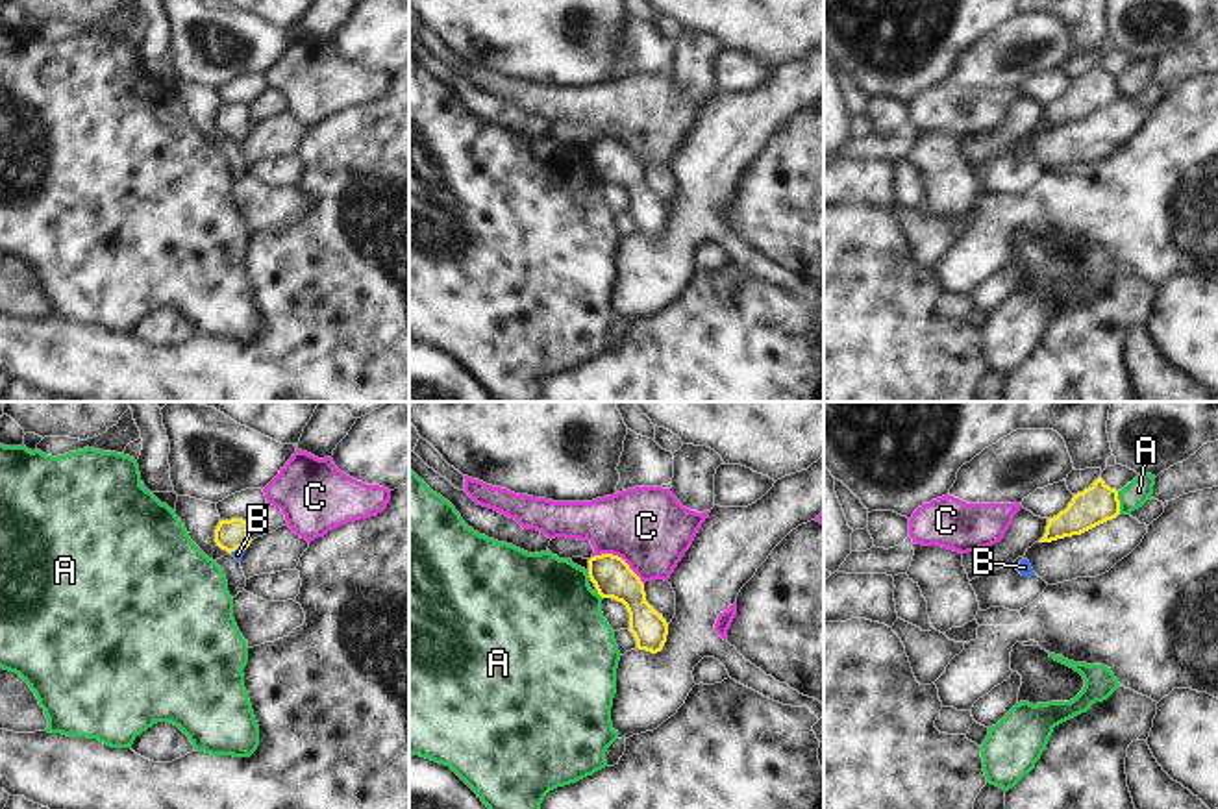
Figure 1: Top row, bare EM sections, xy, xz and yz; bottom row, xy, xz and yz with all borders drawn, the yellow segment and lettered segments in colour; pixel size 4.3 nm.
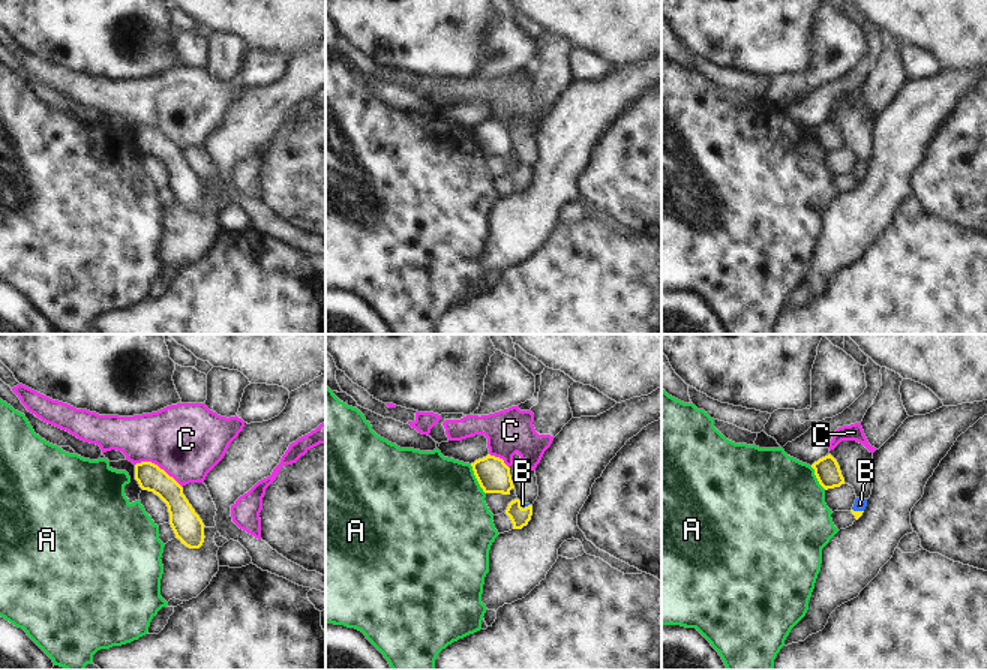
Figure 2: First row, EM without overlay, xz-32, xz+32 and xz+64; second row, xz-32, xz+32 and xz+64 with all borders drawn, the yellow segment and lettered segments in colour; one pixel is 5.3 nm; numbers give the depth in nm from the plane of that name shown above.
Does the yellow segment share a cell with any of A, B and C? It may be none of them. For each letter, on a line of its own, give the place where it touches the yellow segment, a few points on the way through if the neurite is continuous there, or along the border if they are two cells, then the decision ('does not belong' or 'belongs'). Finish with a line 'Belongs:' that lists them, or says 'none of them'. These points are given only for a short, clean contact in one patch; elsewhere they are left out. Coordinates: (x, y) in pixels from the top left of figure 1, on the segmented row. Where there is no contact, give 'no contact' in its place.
A: yz (1118, 502) | does not belong
B: xy (237, 547) | across xy (232, 534), (237, 547), (237, 554) | belongs
C: xz (621, 558) | along xz (593, 556), (617, 554), (643, 584) | does not belong
Belongs: B

